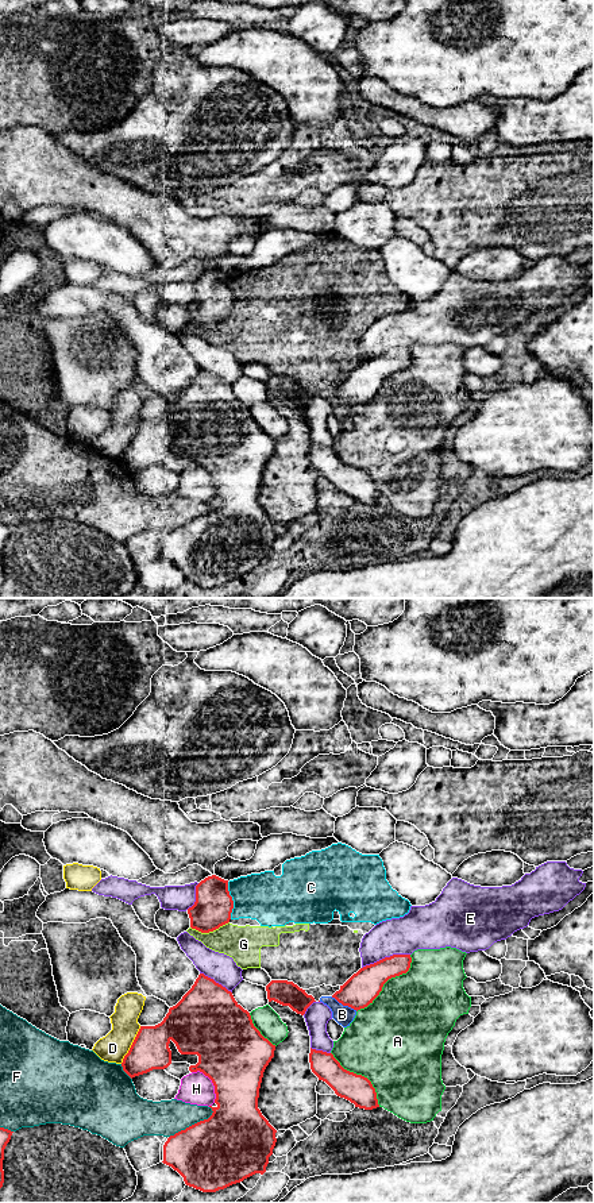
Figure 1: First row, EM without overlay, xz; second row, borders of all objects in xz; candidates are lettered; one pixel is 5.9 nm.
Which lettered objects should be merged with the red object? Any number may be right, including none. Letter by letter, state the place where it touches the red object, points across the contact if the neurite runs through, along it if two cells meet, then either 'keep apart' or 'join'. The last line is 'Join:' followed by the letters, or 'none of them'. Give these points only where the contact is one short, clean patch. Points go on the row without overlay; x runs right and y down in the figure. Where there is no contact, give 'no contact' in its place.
A: xz (388, 374) | keep apart
B: xz (344, 400) | keep apart
C: xz (232, 296) | along xz (227, 277), (227, 285), (232, 296), (231, 313) | keep apart
D: xz (131, 440) | keep apart
E: xz (385, 353) | keep apart
F: xz (192, 520) | keep apart
G: xz (209, 326) | keep apart
H: xz (212, 477) | keep apart
Join: none of them

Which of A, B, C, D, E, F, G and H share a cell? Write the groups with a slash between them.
A / B C G / D / E / F / H

